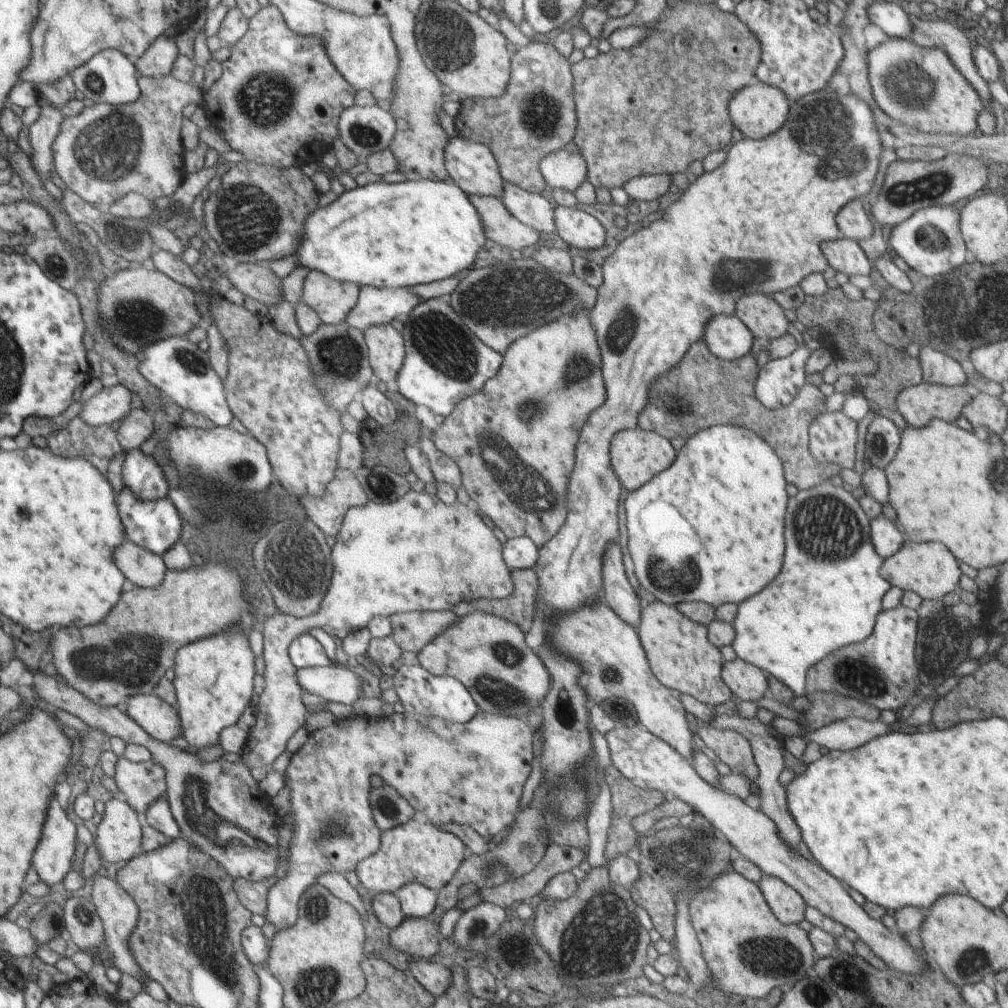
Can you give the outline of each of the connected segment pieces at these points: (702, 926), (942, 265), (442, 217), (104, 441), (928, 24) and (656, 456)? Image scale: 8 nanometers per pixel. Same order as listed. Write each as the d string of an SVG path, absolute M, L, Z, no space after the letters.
M734 870L714 878L714 882L706 890L693 895L689 909L690 924L697 933L702 956L712 974L712 980L726 994L740 994L748 997L749 1001L764 998L772 988L787 989L794 986L808 976L815 965L817 957L808 933L798 924L782 924L762 896L759 885Z
M938 205L916 211L908 220L892 228L888 244L909 268L925 277L942 276L966 262L966 245L959 229L960 210Z
M428 179L400 183L381 181L345 190L332 204L316 207L306 216L295 252L298 264L311 271L324 272L334 280L354 282L360 287L412 287L464 275L487 240L482 218L468 195L450 180Z
M78 416L66 428L47 436L47 448L58 456L88 460L102 474L107 474L108 462L124 453L116 434L111 425L92 428Z
M908 13L908 16L910 17L910 22L912 22L912 34L909 41L919 44L921 47L936 48L938 46L938 48L942 48L948 54L948 58L953 60L954 66L958 68L958 72L972 84L974 90L978 92L978 96L981 96L986 109L992 109L990 88L988 87L988 83L978 74L978 70L976 70L976 65L974 64L974 43L970 42L970 39L968 39L968 36L966 36L966 33L964 33L960 26L960 22L945 15L938 15L940 20L934 20L934 17L916 17L910 13Z
M638 426L617 432L610 444L610 460L614 474L629 492L640 488L643 484L650 482L659 472L666 470L676 460L676 456L676 451L666 437L656 431L642 430Z

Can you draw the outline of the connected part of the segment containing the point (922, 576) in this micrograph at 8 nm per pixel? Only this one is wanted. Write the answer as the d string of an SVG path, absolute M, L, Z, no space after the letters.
M906 540L902 548L890 558L884 559L881 575L893 586L912 591L924 600L942 600L955 590L961 575L958 559L939 542L917 543Z

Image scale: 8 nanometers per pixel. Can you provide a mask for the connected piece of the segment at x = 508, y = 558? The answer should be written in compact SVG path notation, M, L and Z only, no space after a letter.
M527 536L508 539L503 544L502 558L511 570L532 569L539 557L539 547Z

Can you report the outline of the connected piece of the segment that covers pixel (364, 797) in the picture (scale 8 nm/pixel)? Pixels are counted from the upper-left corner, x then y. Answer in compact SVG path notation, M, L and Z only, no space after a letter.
M482 711L464 724L442 718L426 718L411 712L393 713L381 720L358 715L309 734L305 744L292 755L287 768L282 771L292 805L286 820L293 822L294 834L289 844L289 870L284 878L274 878L269 885L266 922L273 924L276 932L294 926L298 920L300 898L306 888L316 883L318 876L355 870L361 860L378 852L382 831L372 816L370 776L376 774L383 778L434 826L448 823L466 825L489 841L506 830L518 814L522 790L532 772L532 740L534 728L526 722Z

